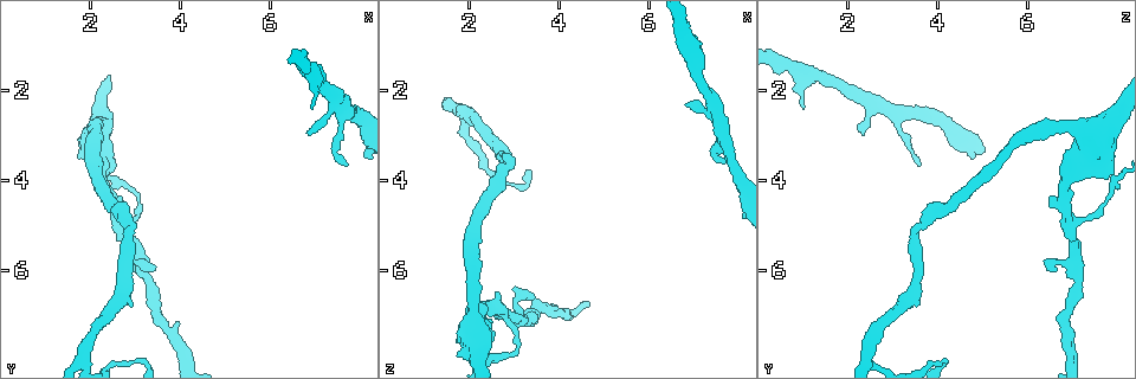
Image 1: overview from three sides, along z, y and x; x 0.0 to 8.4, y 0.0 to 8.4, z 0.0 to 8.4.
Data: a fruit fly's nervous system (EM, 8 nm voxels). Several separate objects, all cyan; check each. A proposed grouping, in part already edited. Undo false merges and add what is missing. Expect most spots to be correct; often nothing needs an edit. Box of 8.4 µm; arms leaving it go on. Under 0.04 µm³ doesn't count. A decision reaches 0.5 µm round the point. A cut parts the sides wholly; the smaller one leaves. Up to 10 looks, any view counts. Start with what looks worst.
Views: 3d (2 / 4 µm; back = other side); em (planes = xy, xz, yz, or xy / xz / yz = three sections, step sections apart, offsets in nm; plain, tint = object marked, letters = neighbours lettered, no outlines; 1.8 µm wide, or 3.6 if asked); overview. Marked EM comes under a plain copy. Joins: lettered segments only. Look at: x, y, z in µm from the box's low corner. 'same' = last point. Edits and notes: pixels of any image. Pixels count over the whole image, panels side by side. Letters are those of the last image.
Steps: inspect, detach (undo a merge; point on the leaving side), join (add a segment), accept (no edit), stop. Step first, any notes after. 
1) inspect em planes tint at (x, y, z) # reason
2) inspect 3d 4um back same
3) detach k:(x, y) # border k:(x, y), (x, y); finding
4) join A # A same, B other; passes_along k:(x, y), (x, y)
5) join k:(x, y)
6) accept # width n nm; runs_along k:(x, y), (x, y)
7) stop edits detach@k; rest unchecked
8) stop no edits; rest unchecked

inspect em planes letters at (6.80, 3.05, 2.30) # free end

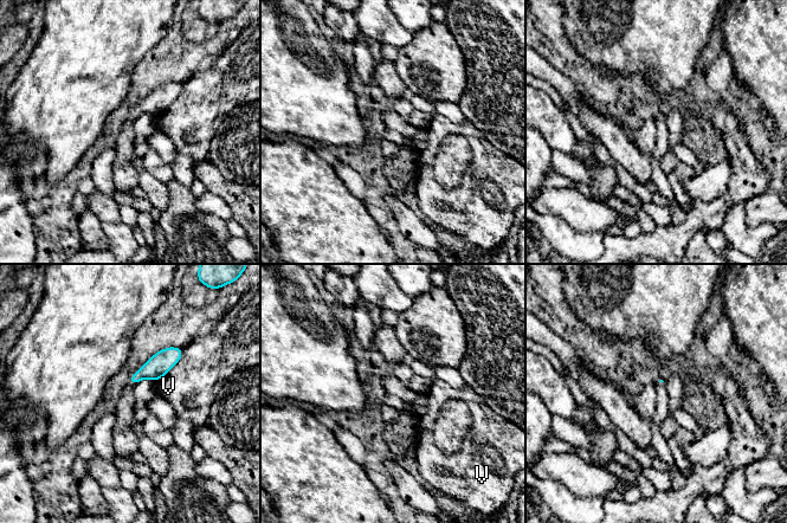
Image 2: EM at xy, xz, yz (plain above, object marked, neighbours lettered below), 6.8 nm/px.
accept # V other; no lettered segment goes on from it

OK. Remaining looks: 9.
inspect 3d 4um at (3.40, 6.00, 6.65) # branch stops here

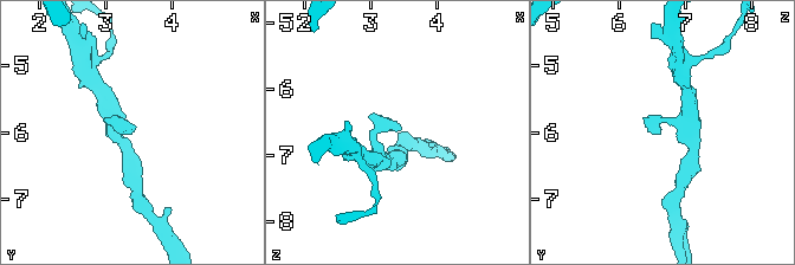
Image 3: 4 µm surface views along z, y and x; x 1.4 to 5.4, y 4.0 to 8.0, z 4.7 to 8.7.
inspect em planes tint at (3.40, 6.00, 6.65) # arm_widths 200, 280 nm; need the tissue

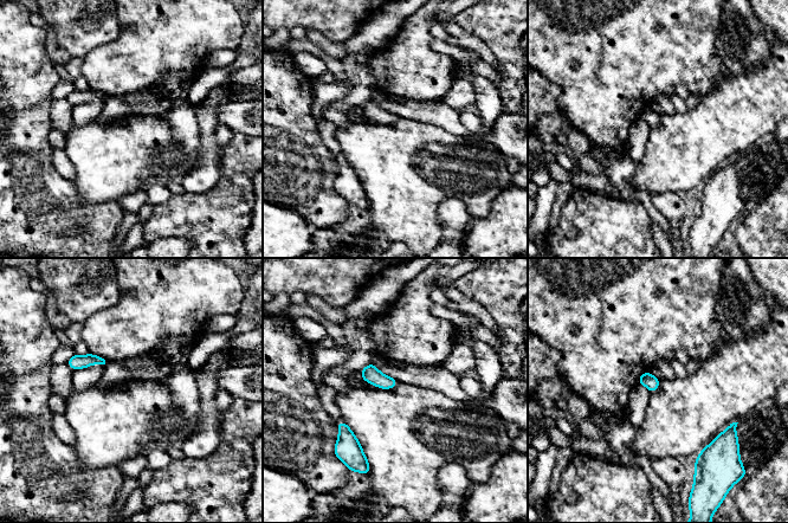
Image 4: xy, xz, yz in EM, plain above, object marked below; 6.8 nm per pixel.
inspect em planes letters same

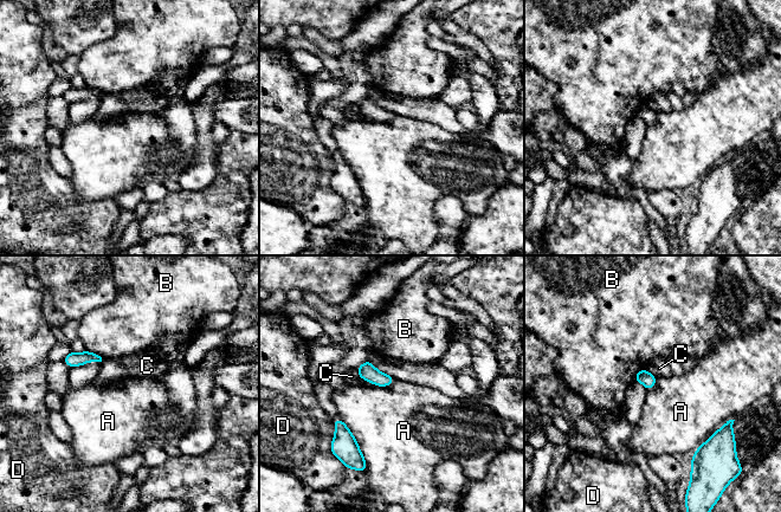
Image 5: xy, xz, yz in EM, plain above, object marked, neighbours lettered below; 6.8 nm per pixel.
accept # longest_contact A 380 nm; A other, B other, C other, D other; none of them fits

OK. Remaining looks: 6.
inspect em yz step 8 letters at (7.65, 3.70, 3.65) # thin end

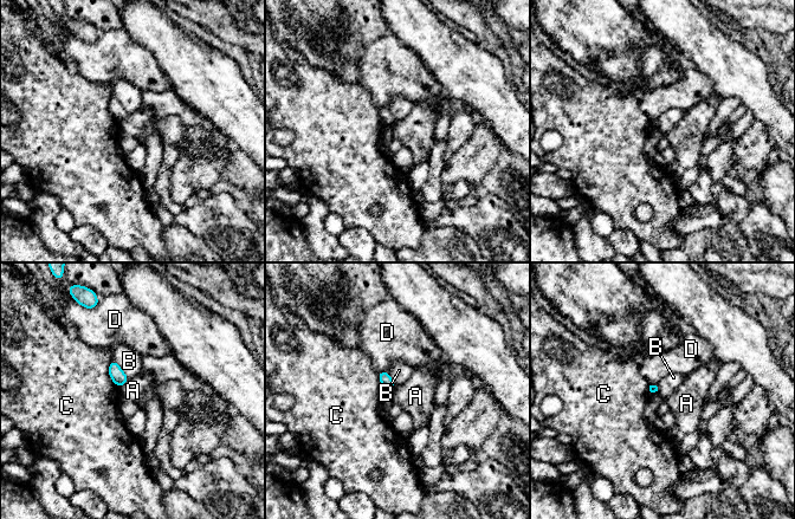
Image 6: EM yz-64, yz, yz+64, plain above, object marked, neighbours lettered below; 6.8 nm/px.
accept # A other, B other, C other, D other; border 6:(129, 378), (118, 388); none of them fits

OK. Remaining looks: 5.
inspect em planes letters at (1.95, 7.95, 2.45) # abrupt turn

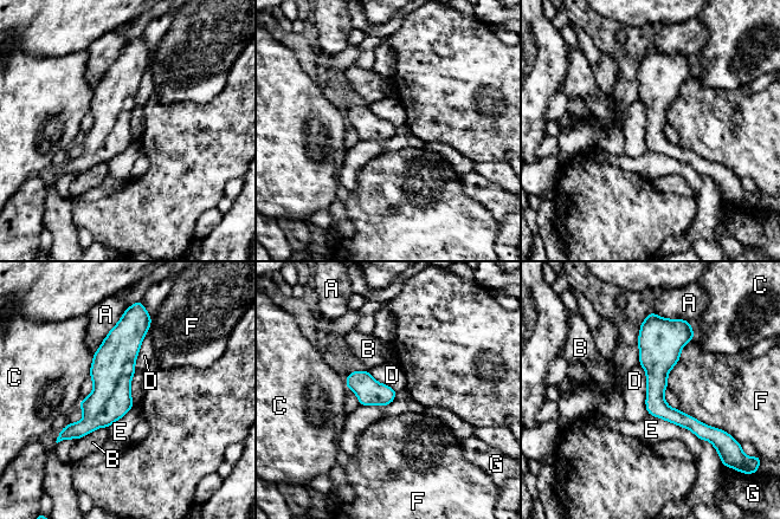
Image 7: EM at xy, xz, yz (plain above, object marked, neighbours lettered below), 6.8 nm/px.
accept # A other, B other, C other, D other, E other, F other, G other; runs_along 7:(648, 323), (656, 400), (709, 436); one neuron here

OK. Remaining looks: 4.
stop no edits; rest unchecked

